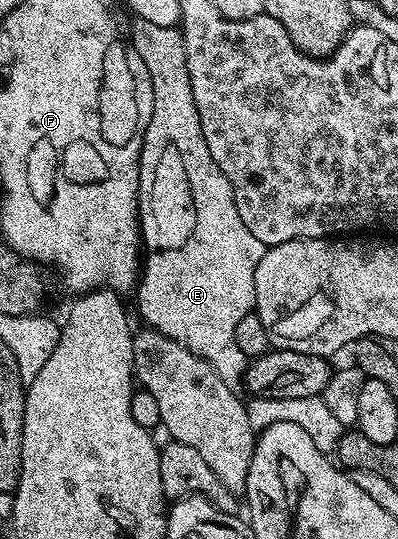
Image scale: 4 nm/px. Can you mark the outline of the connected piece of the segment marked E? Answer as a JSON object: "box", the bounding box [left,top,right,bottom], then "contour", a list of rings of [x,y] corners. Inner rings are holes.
{"box":[132,22,267,388],"contour":[[[139,22],[134,31],[132,46],[138,50],[148,73],[152,77],[152,89],[154,90],[154,108],[152,117],[148,121],[148,129],[144,133],[142,152],[138,162],[138,226],[140,228],[140,247],[144,252],[144,258],[140,263],[140,282],[136,287],[138,295],[138,311],[147,328],[159,331],[165,339],[176,341],[184,345],[194,355],[200,356],[229,387],[237,388],[243,382],[248,366],[248,359],[243,350],[236,345],[237,323],[246,315],[254,311],[254,274],[256,265],[260,265],[260,257],[264,257],[267,246],[265,243],[256,241],[252,233],[248,233],[248,225],[240,221],[240,213],[236,213],[236,201],[232,193],[232,185],[228,185],[228,177],[220,173],[220,165],[212,161],[212,153],[208,153],[208,141],[204,141],[204,133],[200,129],[200,113],[196,109],[196,101],[192,97],[192,85],[186,68],[186,54],[184,53],[184,41],[178,27],[161,27],[151,23]]]}

